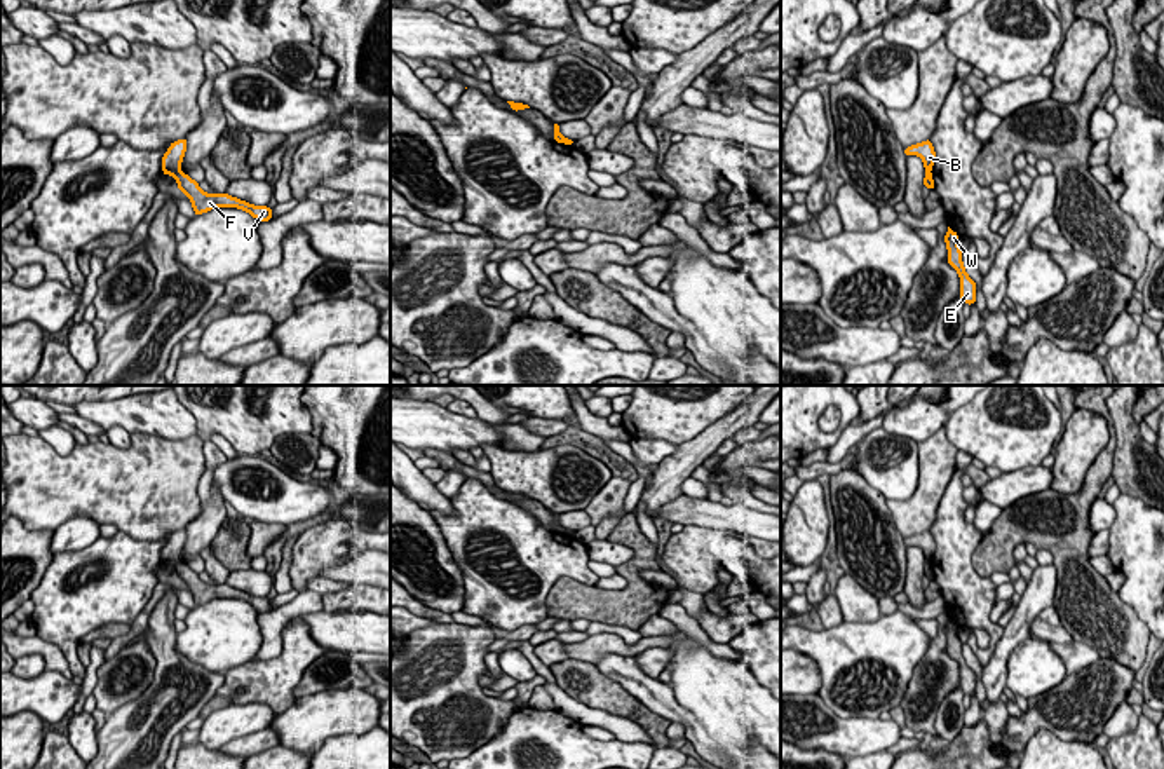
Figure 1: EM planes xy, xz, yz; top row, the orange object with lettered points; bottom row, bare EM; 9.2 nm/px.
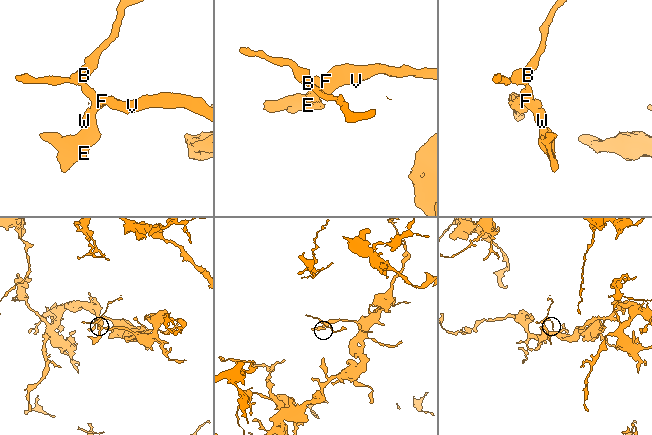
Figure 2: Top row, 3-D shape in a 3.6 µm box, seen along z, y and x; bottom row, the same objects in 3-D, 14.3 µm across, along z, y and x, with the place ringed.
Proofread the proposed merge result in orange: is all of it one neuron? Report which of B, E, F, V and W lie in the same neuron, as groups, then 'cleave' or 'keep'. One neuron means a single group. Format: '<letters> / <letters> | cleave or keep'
B / E F V W | cleave

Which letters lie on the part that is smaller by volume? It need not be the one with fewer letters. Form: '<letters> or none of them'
B

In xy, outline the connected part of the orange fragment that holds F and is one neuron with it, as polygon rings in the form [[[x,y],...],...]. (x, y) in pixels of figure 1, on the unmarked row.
[[[178,563],[174,568],[176,568],[176,574],[179,577],[179,582],[181,584],[185,582],[188,586],[188,589],[193,596],[195,607],[202,605],[202,603],[207,603],[214,598],[239,598],[239,600],[247,602],[260,614],[272,610],[272,600],[267,598],[267,596],[263,596],[263,598],[253,596],[253,595],[244,593],[240,589],[235,589],[228,584],[206,584],[206,582],[200,581],[199,574],[193,572],[185,563]]]

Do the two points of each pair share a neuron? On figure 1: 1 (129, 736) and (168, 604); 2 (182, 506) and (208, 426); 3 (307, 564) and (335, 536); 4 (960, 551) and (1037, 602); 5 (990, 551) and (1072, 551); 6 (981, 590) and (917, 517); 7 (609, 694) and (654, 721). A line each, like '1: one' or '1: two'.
1: one
2: two
3: one
4: two
5: one
6: two
7: one

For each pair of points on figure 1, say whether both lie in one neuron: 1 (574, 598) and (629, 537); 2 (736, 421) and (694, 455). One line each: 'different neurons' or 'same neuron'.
1: same neuron
2: same neuron

